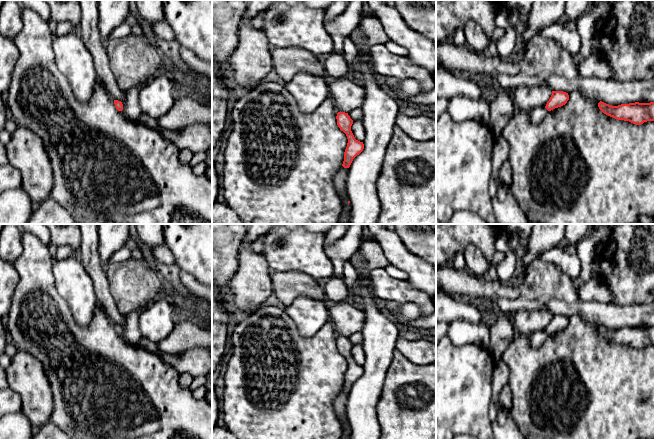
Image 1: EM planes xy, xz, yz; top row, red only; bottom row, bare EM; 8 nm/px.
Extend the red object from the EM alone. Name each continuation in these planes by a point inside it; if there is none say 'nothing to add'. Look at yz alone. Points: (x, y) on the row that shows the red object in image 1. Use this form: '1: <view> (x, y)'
1: yz (536, 115)

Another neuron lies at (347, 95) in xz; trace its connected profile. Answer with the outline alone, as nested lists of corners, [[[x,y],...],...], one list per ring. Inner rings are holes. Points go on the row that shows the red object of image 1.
[[[351,77],[336,79],[328,87],[329,97],[334,101],[338,112],[349,113],[353,109],[362,108],[365,99],[364,88],[355,84]]]

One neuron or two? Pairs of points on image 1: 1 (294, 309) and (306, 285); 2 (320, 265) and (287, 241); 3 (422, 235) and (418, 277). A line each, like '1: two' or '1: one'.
1: two
2: one
3: two

